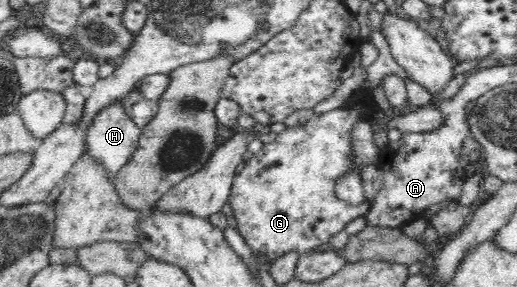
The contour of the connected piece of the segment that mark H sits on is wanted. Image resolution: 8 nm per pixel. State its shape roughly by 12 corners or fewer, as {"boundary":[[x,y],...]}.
{"boundary":[[123,102],[103,108],[86,152],[115,174],[137,150],[142,129]]}

